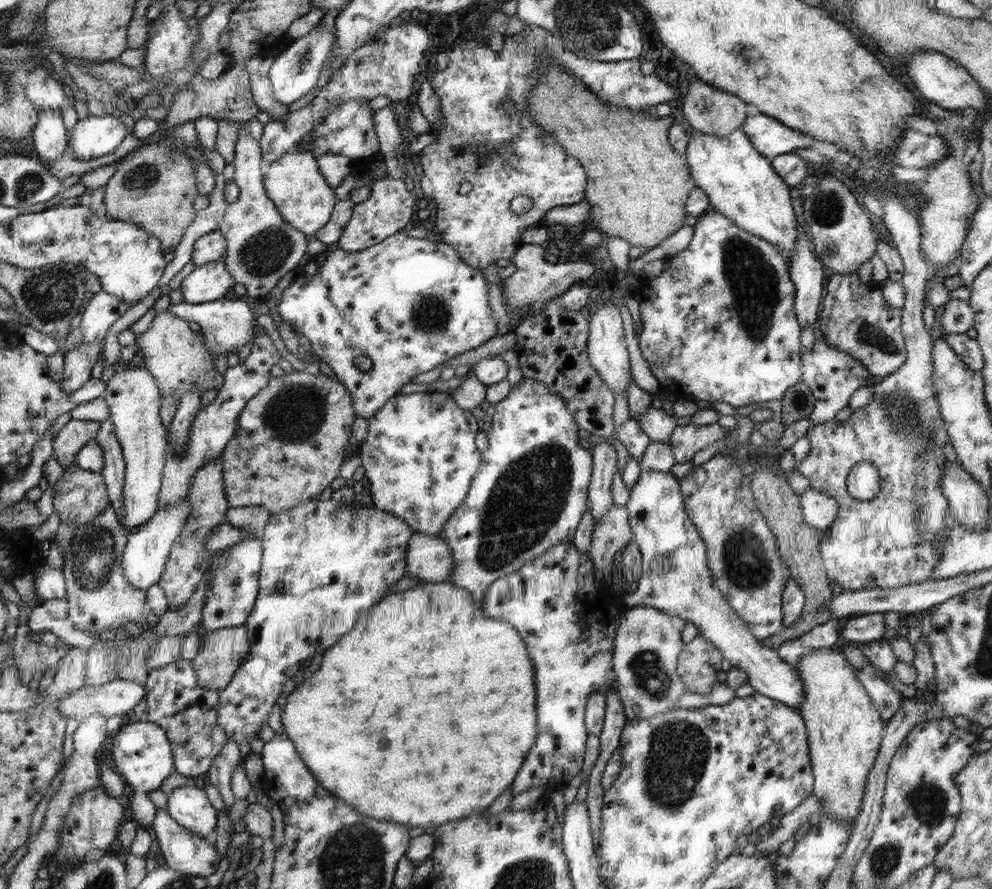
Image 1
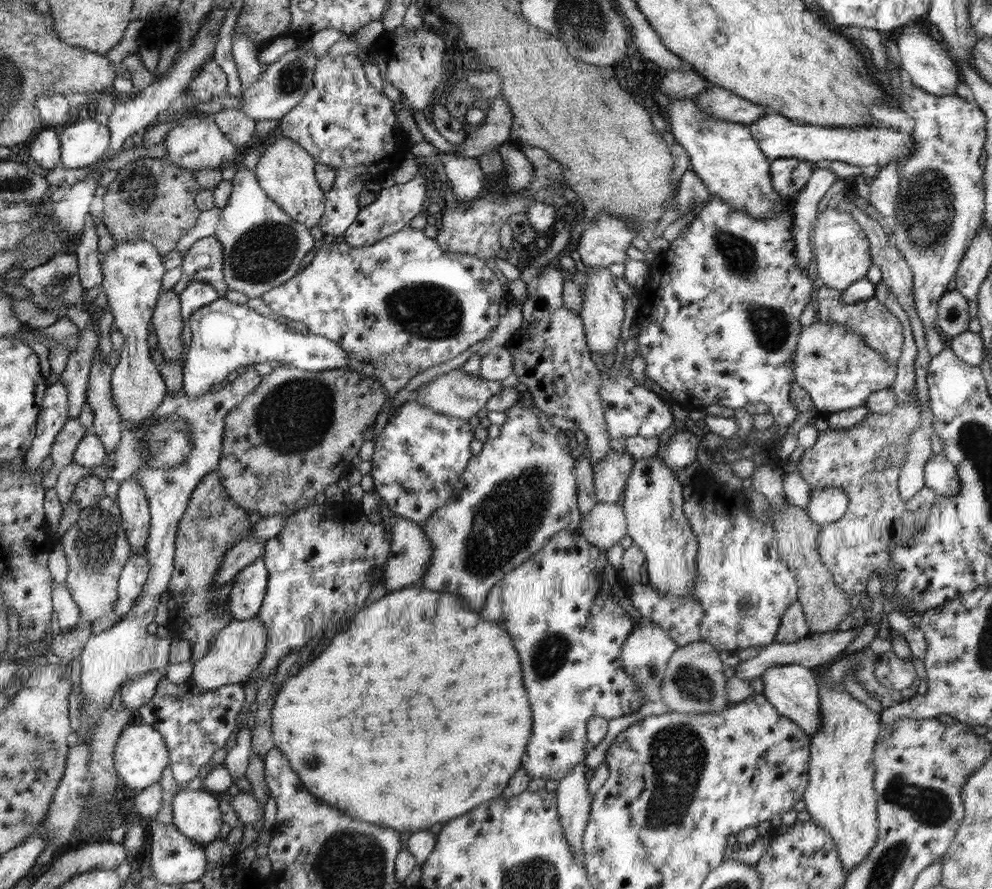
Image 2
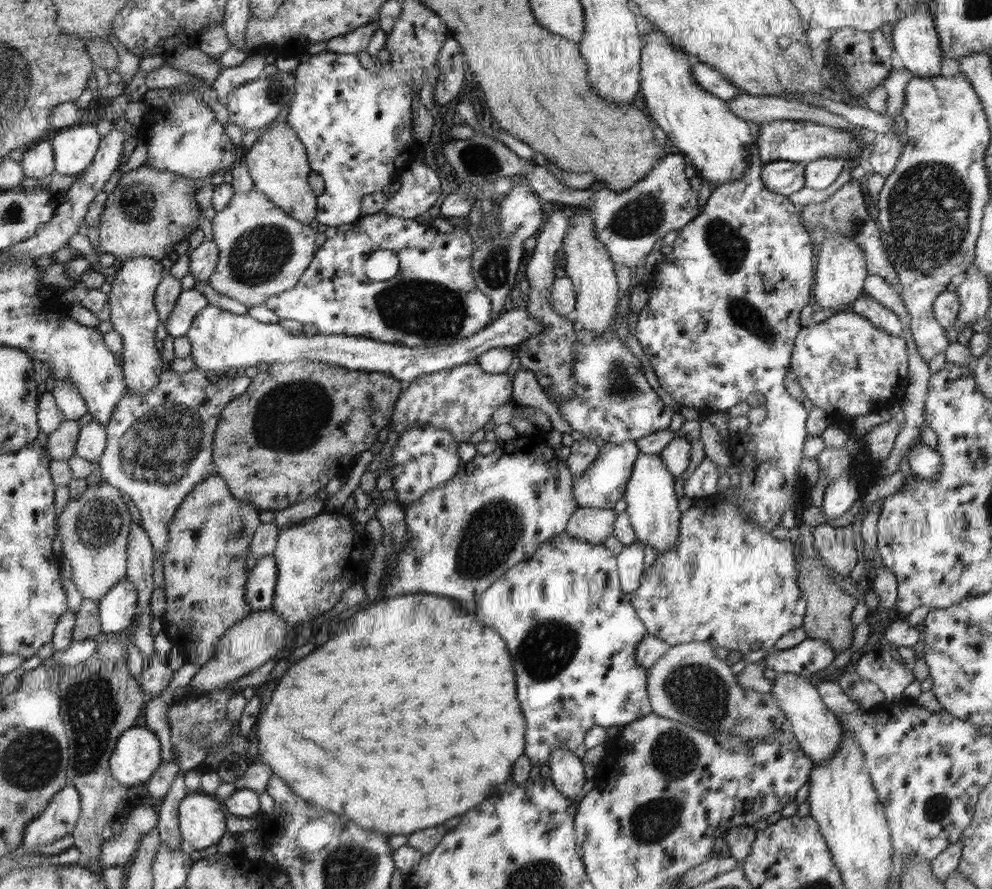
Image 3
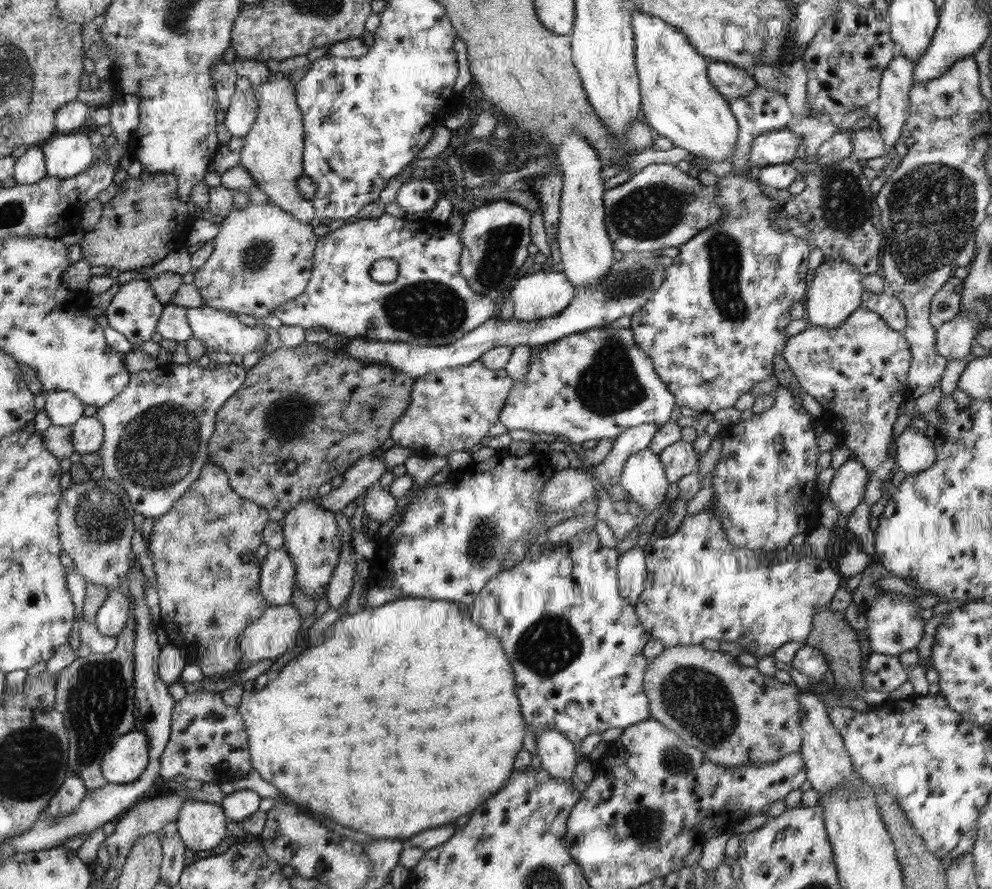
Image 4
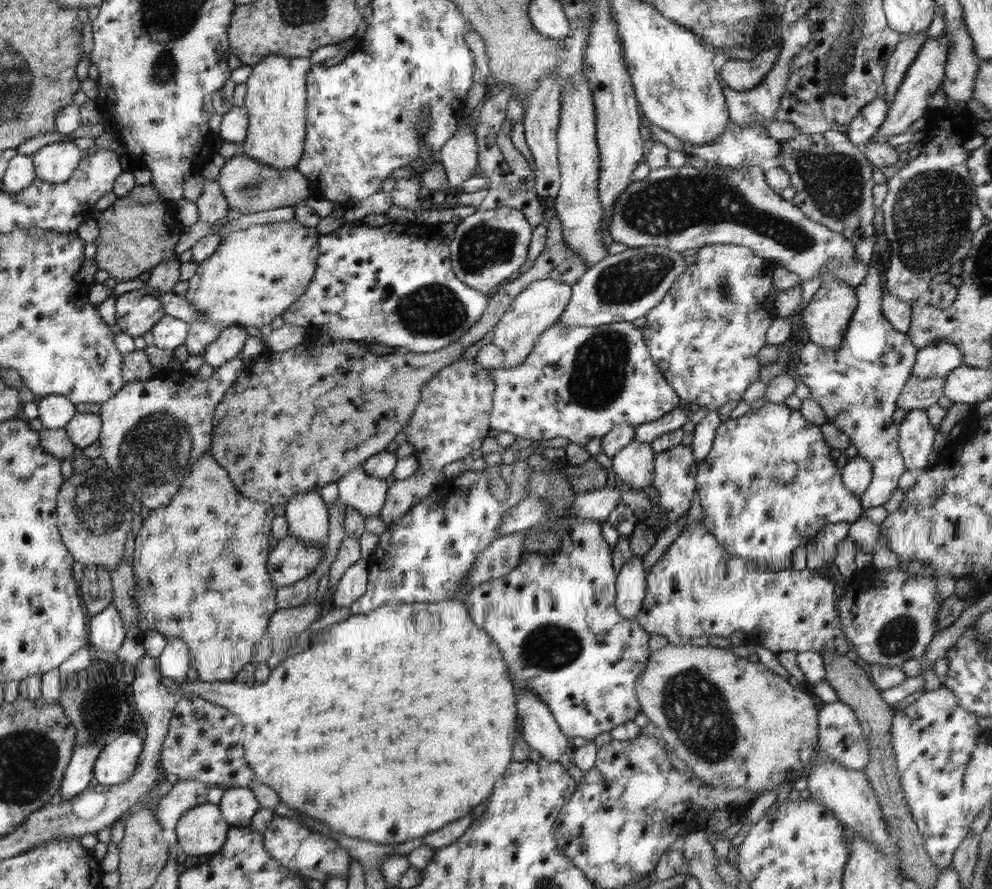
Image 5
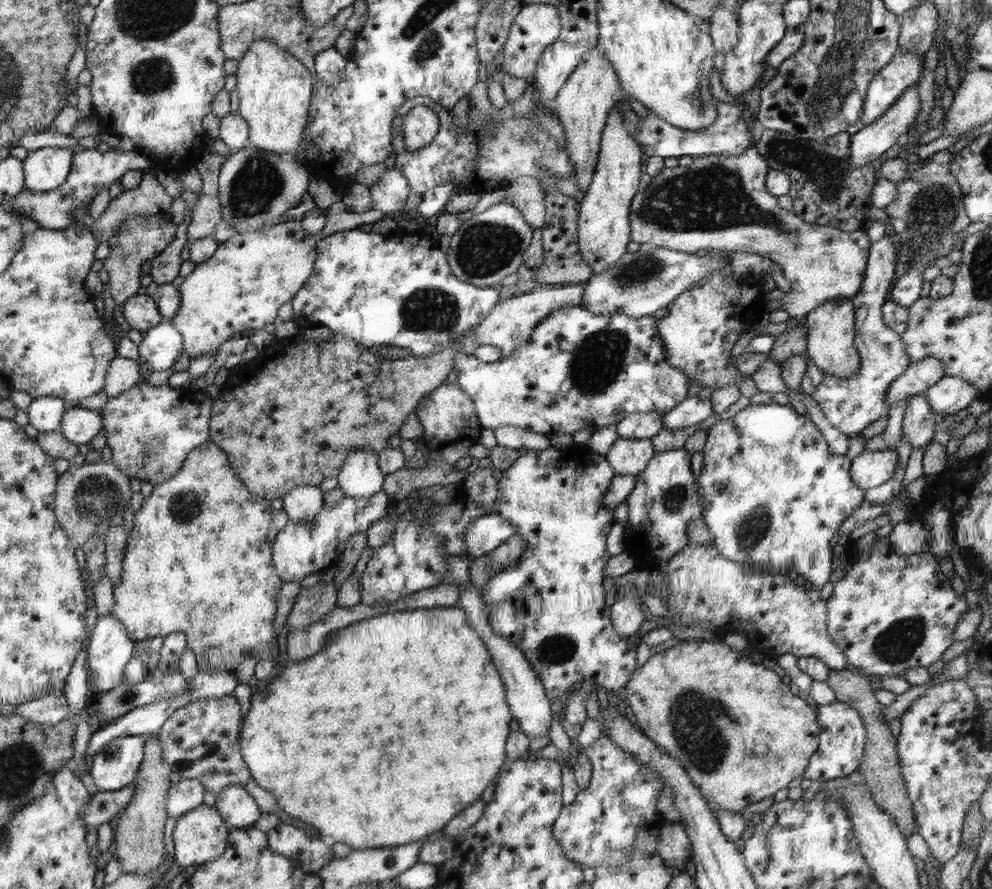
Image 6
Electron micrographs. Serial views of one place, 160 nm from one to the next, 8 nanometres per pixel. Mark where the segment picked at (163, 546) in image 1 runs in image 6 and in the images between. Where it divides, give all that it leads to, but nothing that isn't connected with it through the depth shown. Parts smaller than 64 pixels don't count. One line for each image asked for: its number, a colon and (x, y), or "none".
2: (134, 575)
3: (117, 609)
4: (111, 618)
5: (107, 630)
6: (110, 648)

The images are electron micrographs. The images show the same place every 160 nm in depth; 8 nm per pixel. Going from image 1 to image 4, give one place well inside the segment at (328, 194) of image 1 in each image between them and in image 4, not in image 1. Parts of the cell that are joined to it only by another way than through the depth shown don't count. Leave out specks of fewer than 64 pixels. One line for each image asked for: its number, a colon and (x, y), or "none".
2: (286, 170)
3: (278, 162)
4: (272, 152)

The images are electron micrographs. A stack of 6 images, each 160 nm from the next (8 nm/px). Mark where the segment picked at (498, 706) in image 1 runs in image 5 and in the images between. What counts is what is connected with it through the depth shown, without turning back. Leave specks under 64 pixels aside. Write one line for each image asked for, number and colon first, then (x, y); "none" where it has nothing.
2: (438, 746)
3: (408, 716)
4: (419, 703)
5: (322, 731)

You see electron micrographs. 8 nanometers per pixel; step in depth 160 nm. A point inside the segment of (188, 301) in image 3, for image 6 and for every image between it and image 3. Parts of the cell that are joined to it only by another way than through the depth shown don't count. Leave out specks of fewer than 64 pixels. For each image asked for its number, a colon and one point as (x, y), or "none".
4: (174, 325)
5: (169, 332)
6: (162, 345)

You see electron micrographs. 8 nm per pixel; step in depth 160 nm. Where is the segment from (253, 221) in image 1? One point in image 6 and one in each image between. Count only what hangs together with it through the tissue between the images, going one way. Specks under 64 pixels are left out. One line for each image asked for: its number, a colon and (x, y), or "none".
2: (263, 247)
3: (263, 252)
4: (262, 257)
5: (256, 274)
6: (250, 275)

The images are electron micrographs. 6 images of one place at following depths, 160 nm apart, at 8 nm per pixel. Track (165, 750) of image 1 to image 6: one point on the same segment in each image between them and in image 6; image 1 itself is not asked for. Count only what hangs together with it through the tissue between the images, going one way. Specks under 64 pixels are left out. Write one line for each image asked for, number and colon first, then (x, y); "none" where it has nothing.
2: (140, 756)
3: (136, 756)
4: (128, 758)
5: (118, 760)
6: (116, 765)

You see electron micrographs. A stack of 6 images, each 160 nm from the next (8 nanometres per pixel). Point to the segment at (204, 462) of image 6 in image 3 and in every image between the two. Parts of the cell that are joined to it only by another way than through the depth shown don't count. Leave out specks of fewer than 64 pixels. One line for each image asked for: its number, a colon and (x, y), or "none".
3: (206, 583)
4: (208, 580)
5: (199, 564)

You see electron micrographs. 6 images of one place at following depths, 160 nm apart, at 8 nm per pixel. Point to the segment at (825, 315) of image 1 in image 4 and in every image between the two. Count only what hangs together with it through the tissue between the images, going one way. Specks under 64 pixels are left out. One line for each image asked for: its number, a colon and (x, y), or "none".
2: (882, 331)
3: (885, 318)
4: (888, 307)

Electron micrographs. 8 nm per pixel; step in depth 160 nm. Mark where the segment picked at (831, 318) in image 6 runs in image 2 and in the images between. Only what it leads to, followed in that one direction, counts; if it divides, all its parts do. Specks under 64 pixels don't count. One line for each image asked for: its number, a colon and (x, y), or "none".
2: (841, 256)
3: (840, 270)
4: (834, 292)
5: (826, 318)

